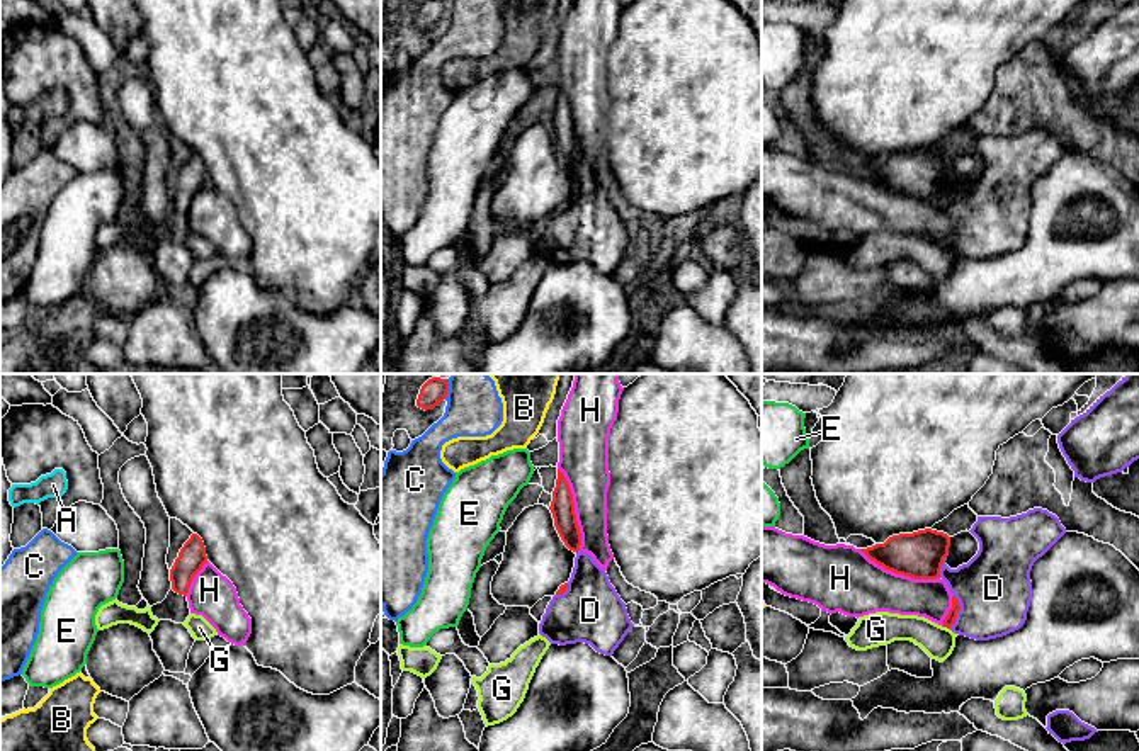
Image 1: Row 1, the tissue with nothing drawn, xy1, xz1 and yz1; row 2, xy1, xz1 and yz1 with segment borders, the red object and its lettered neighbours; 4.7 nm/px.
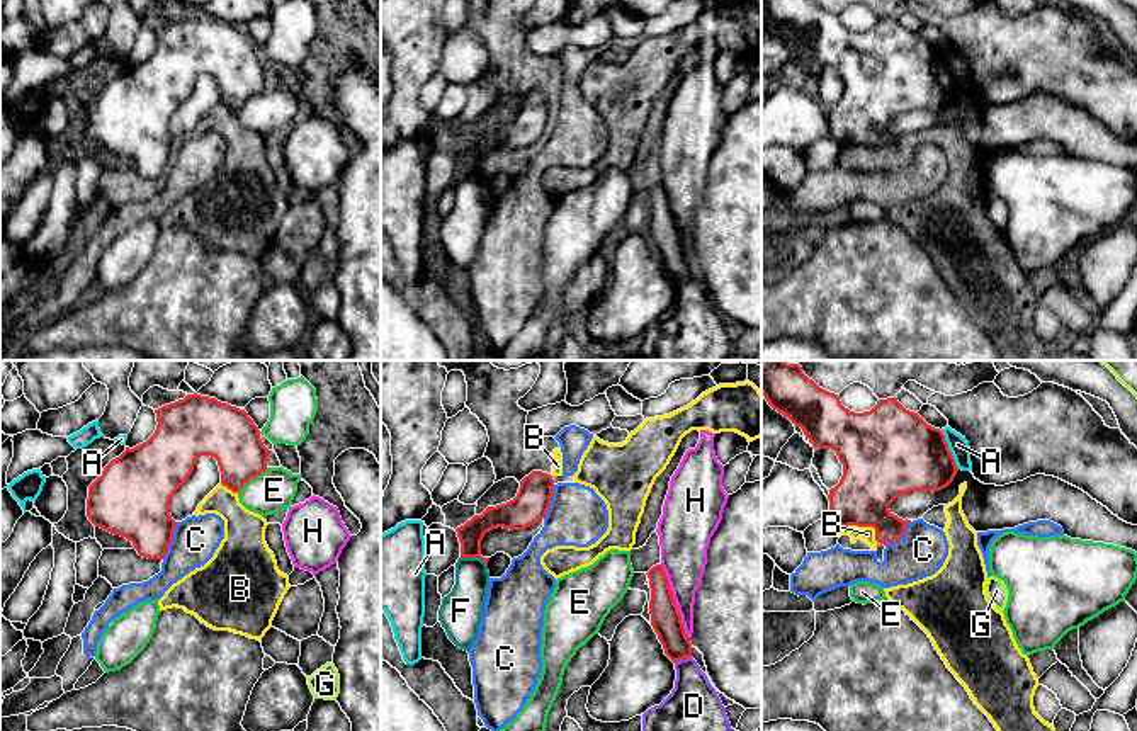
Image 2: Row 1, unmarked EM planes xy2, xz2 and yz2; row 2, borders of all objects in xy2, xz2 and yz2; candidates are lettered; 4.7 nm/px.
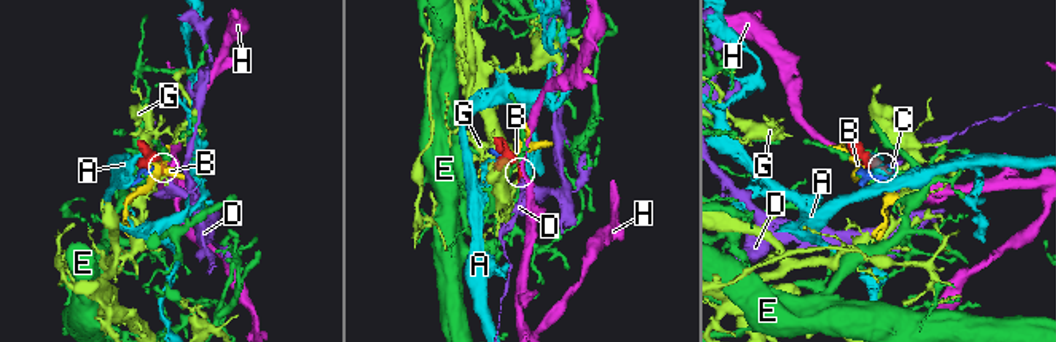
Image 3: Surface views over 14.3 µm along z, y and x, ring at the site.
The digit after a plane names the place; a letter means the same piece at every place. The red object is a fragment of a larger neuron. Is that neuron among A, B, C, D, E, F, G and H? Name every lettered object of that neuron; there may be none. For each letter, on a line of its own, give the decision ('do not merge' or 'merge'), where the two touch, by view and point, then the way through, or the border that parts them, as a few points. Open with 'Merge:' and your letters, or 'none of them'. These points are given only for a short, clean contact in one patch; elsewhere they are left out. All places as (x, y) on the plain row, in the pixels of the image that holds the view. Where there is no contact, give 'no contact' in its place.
Merge: D
A: do not merge; meets red in yz2 at (949, 68)
B: do not merge; meets red in yz2 at (864, 145)
C: do not merge; meets red in xy2 at (170, 160); border along xy2 (177, 141), (169, 169), (162, 177)
D: merge; meets red in yz1 at (957, 231)
E: do not merge; meets red in xy2 at (252, 96)
F: do not merge; meets red in xz2 at (475, 175); border along xz2 (461, 175), (478, 175), (486, 184)
G: do not merge; meets red in yz1 at (947, 247); border along yz1 (944, 245), (949, 248)
H: do not merge; meets red in xz1 at (573, 129)

